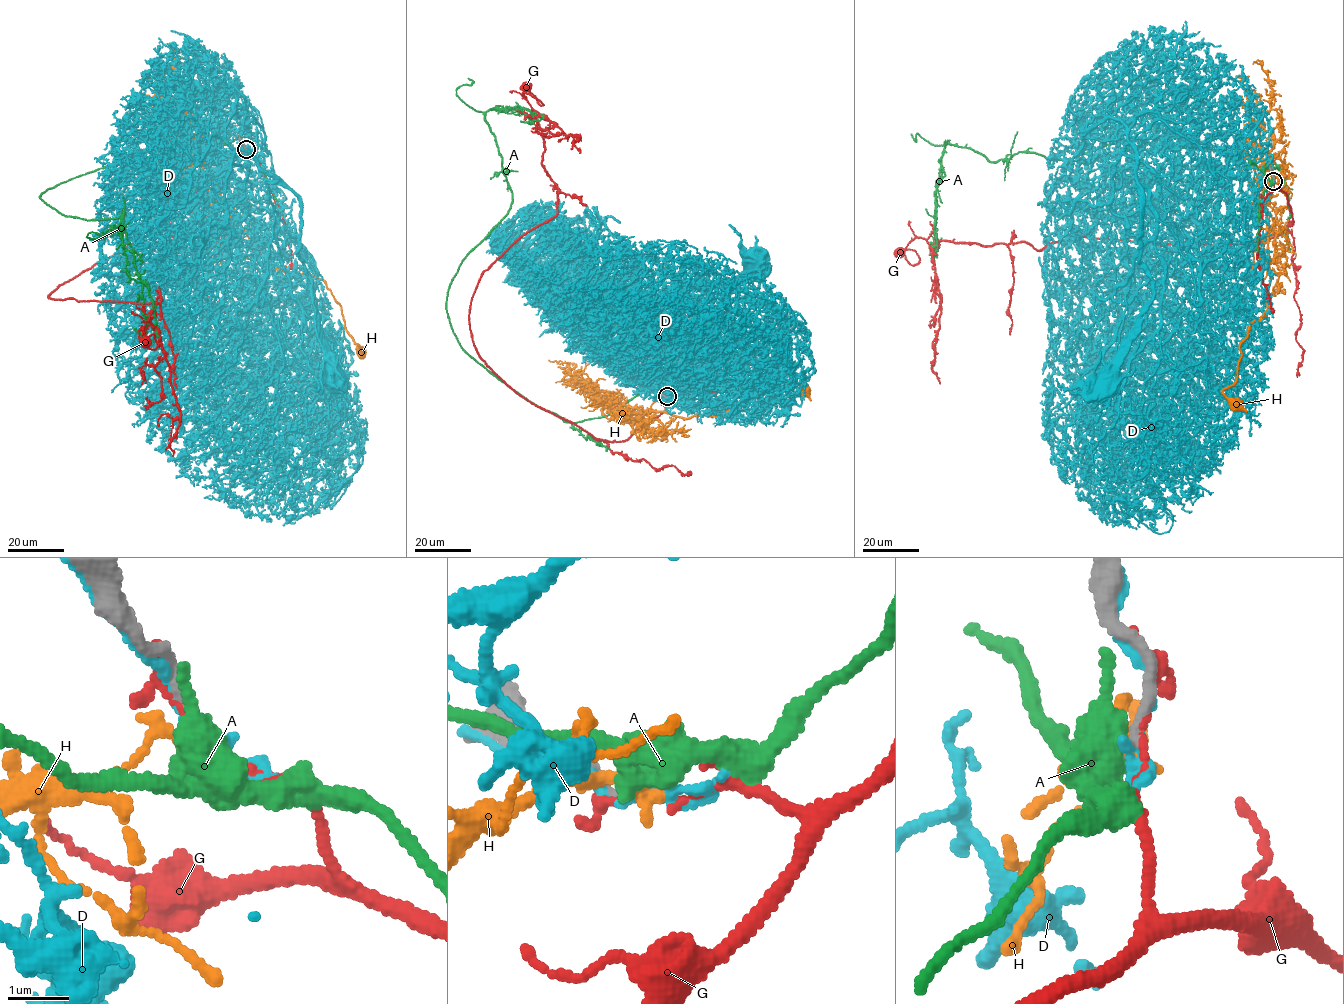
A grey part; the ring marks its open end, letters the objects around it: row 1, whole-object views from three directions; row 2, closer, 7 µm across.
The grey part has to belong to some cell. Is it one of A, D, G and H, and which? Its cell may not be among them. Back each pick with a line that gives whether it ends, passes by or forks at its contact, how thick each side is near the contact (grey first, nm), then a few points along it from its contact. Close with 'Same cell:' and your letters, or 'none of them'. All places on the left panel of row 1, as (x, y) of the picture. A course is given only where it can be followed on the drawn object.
Same cell: none of them

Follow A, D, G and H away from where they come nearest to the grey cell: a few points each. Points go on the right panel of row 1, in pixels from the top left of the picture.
A: (1273, 181), (1264, 169), (1279, 165), (1257, 158), (1136, 141), (1065, 160), (947, 144), (934, 245)
D: (1272, 175), (1263, 150), (1246, 147), (1210, 164), (1163, 121), (1135, 136), (1140, 261), (1152, 296), (1107, 385)
G: (1274, 178), (1293, 222), (1266, 240), (1079, 236), (1040, 251), (1025, 241), (931, 248), (916, 237), (899, 252)
H: (1273, 181), (1284, 190), (1272, 178), (1265, 204), (1268, 306), (1240, 345), (1236, 379), (1222, 390), (1246, 412)

